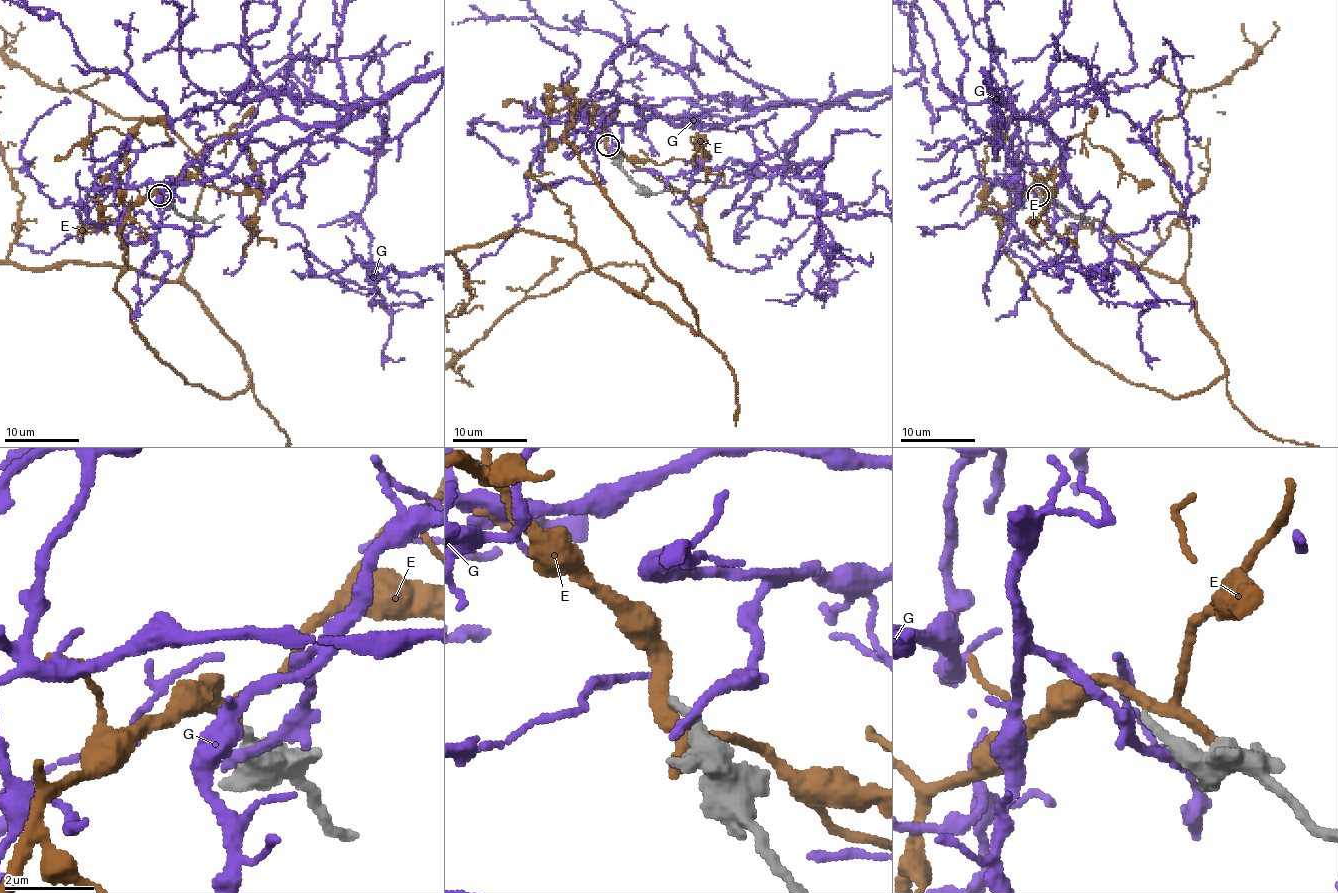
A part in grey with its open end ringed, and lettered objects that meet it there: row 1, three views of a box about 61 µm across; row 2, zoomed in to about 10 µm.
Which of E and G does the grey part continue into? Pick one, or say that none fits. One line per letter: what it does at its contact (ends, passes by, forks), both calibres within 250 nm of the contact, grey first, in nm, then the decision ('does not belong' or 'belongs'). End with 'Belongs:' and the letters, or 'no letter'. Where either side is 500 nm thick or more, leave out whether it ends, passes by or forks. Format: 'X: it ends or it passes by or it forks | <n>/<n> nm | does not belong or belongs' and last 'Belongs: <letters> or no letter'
E: it forks | 240/280 nm | does not belong
G: it ends | 380/280 nm | does not belong
Belongs: no letter

